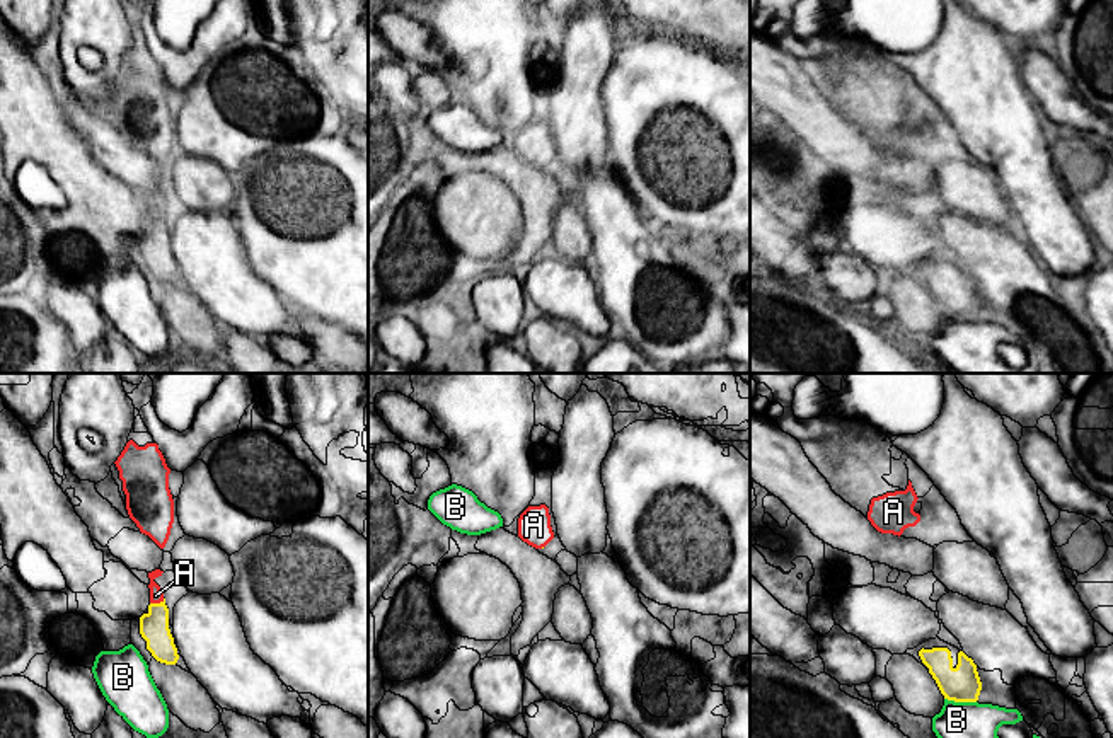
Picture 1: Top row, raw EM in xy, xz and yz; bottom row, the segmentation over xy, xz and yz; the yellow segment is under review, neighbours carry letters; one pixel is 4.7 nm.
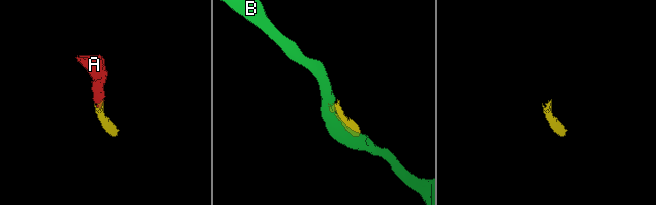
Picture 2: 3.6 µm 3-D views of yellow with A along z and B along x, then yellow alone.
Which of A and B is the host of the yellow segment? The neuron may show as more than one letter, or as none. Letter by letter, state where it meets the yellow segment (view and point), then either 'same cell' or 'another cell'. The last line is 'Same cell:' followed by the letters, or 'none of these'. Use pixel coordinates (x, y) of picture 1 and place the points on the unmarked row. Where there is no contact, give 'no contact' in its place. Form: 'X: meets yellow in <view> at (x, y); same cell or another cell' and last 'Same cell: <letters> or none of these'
A: meets yellow in xy at (157, 222); same cell
B: meets yellow in yz at (960, 319); another cell
Same cell: A

